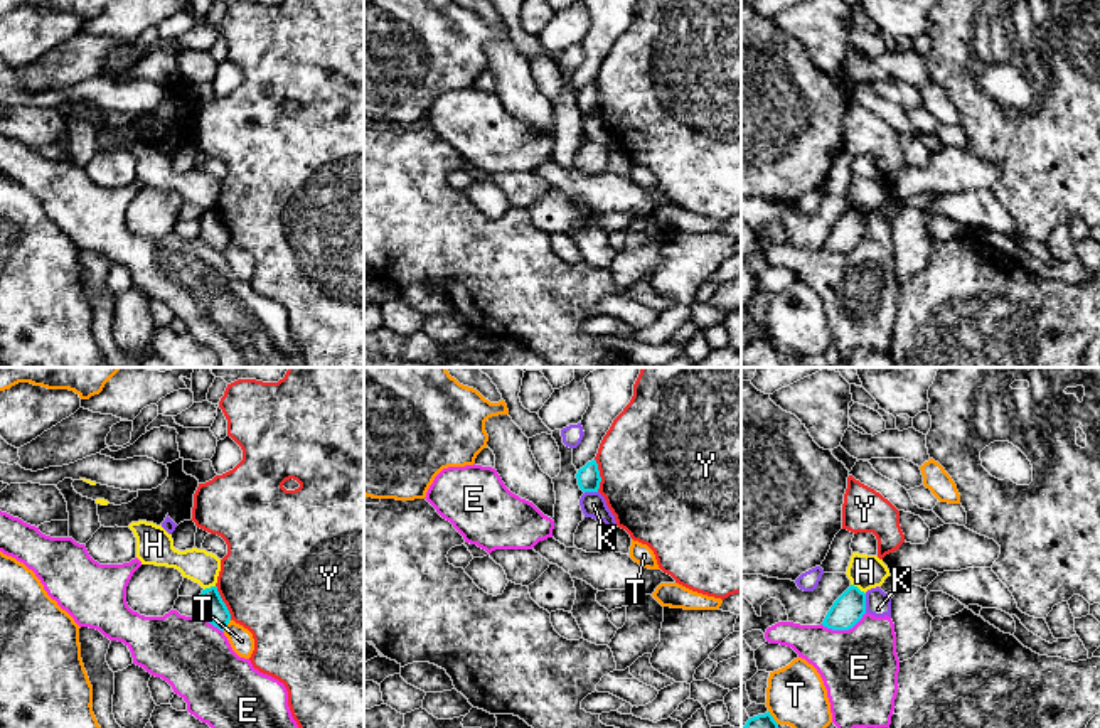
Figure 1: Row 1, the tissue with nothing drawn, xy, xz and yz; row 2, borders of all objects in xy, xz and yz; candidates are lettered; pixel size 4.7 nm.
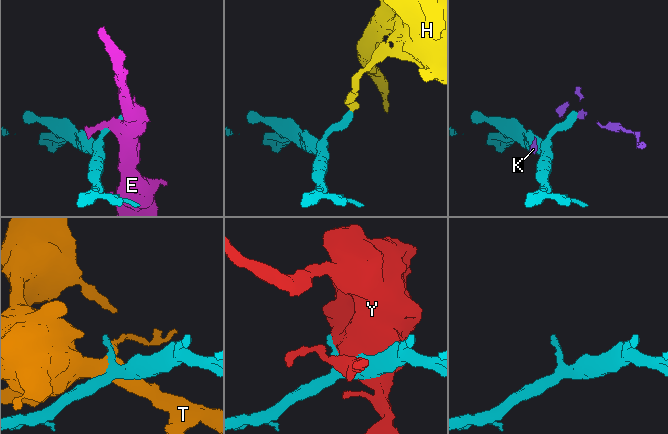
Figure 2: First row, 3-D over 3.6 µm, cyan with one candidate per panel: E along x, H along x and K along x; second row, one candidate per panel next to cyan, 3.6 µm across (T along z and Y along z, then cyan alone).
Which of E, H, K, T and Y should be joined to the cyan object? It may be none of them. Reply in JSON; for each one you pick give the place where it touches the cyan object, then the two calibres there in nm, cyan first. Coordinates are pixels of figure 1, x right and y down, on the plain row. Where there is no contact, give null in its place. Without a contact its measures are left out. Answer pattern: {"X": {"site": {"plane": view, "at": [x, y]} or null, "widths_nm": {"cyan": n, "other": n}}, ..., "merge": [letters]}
{"merge": []}

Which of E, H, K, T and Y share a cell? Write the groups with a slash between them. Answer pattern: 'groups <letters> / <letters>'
groups E K / H / T / Y

